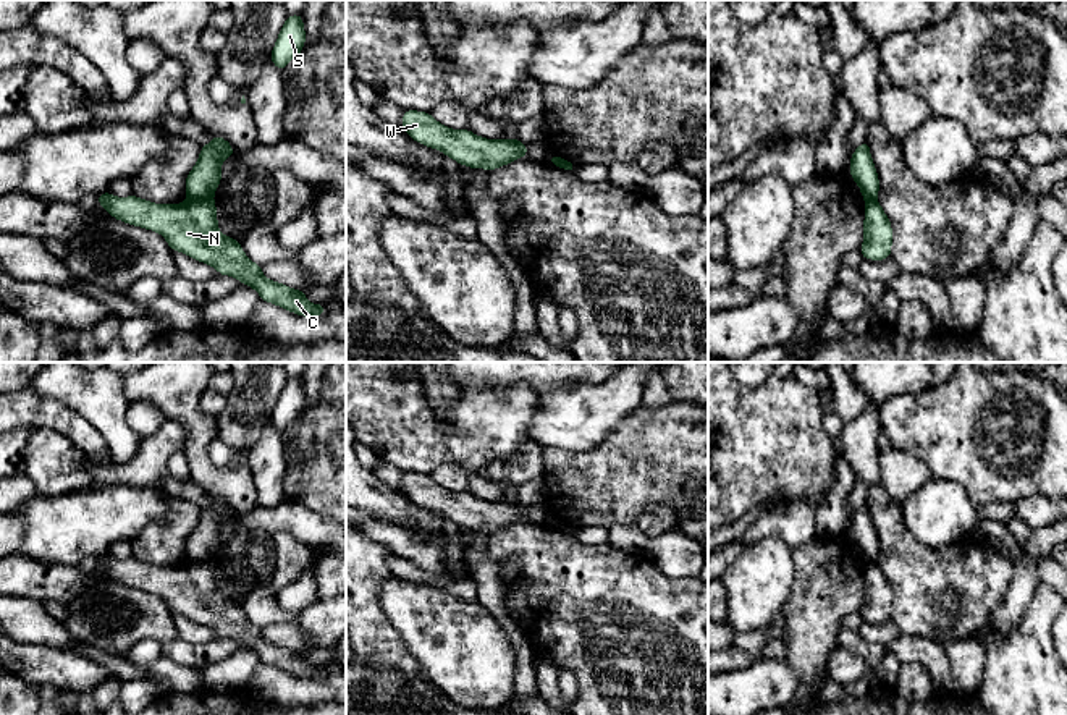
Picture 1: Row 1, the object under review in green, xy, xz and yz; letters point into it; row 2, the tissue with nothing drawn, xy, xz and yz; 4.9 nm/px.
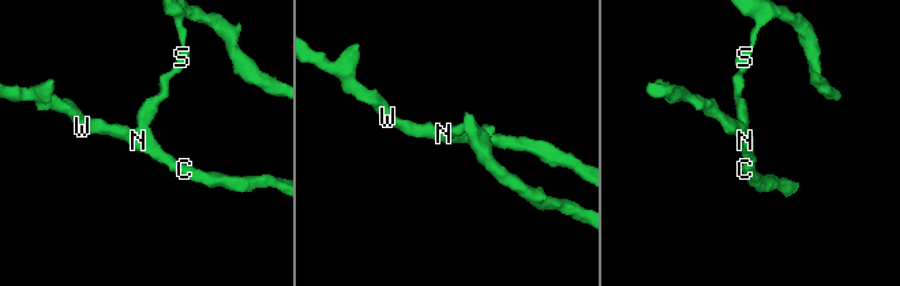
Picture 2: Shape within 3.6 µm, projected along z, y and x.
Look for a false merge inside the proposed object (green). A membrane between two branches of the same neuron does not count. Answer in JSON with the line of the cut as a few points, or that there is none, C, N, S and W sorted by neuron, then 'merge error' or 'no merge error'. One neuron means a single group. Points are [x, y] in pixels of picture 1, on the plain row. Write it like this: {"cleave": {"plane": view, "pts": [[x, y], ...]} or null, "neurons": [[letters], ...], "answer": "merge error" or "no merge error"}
{"cleave": {"plane": "xy", "pts": [[210, 558], [189, 563]]}, "neurons": [["C", "N", "W"], ["S"]], "answer": "merge error"}

